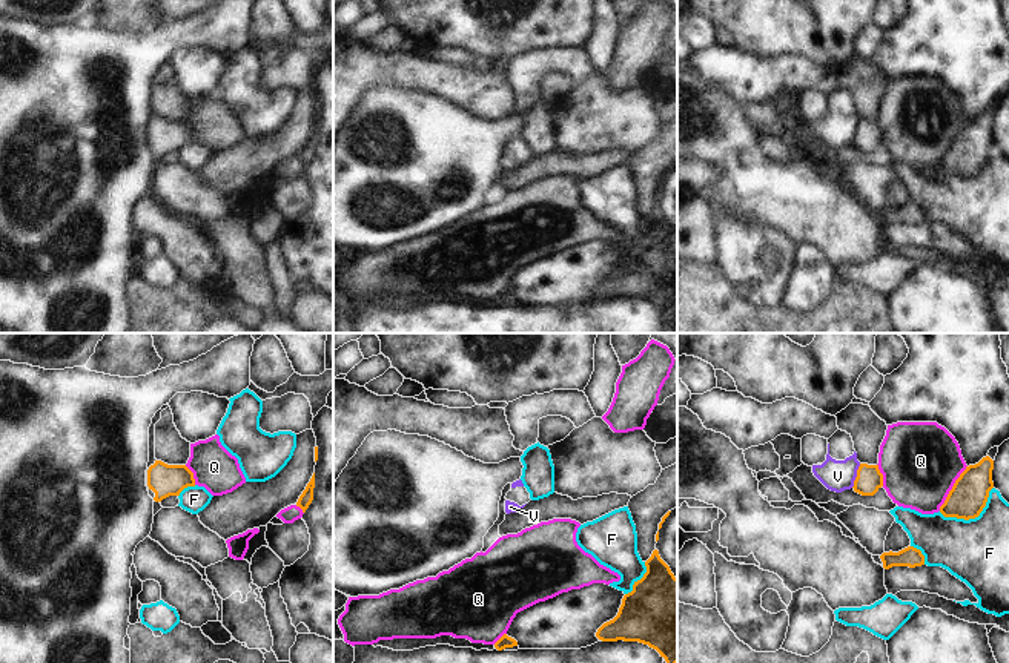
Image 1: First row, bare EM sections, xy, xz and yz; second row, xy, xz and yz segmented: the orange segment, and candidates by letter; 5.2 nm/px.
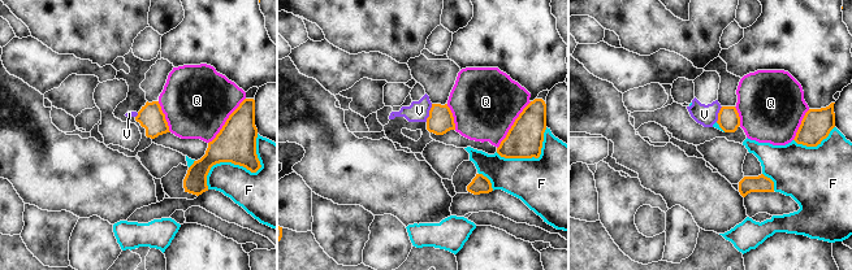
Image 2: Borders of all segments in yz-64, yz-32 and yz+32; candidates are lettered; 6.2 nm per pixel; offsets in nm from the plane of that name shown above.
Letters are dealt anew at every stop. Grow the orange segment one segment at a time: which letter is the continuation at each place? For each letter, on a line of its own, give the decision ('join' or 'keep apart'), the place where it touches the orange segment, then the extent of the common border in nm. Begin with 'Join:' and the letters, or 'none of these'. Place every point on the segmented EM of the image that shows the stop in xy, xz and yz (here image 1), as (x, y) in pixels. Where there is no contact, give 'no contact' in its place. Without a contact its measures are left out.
Join: none of these
F: keep apart; contact yz (972, 517); length 320 nm
Q: keep apart; contact yz (952, 488); length 280 nm
V: keep apart; contact yz (857, 476); length 140 nm

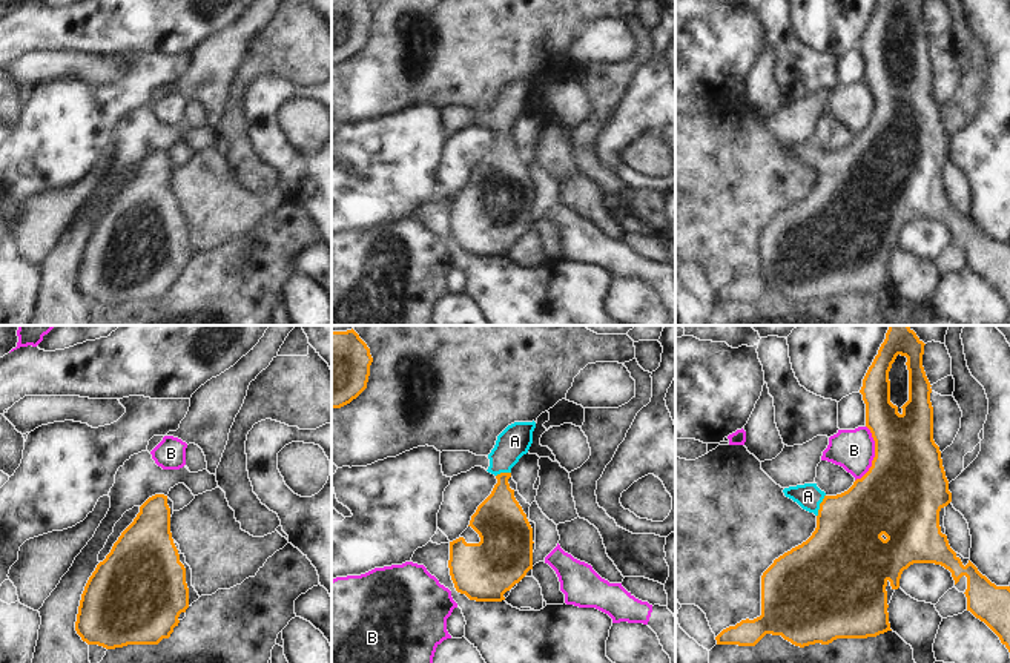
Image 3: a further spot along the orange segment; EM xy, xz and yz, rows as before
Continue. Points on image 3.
Join: A
A: join; contact yz (820, 505); length 130 nm
B: keep apart; contact yz (875, 455); length 300 nm

